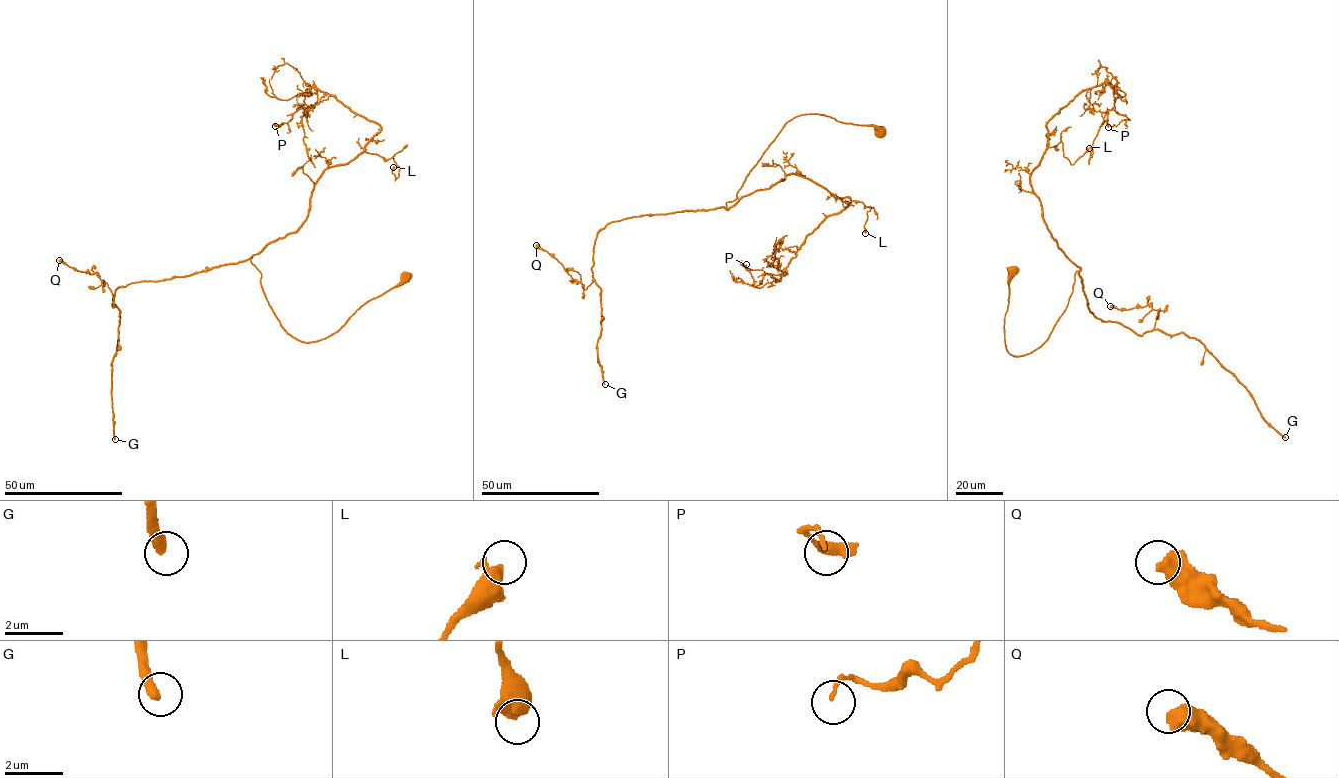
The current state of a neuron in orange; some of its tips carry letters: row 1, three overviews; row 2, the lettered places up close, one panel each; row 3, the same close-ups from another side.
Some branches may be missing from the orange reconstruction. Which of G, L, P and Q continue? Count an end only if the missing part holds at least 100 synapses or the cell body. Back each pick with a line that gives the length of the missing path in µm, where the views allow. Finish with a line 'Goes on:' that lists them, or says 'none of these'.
G: 550 µm
Goes on: G

